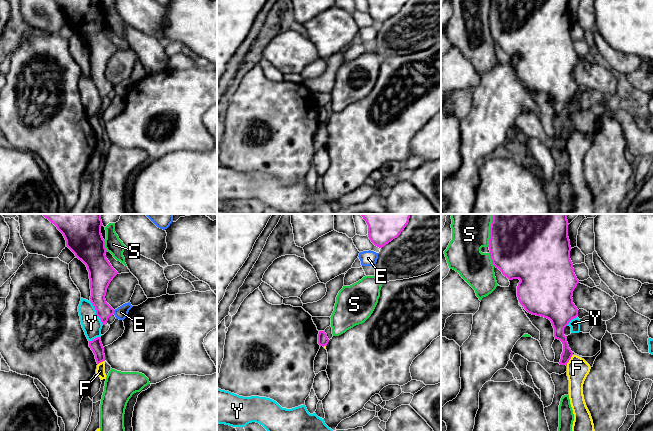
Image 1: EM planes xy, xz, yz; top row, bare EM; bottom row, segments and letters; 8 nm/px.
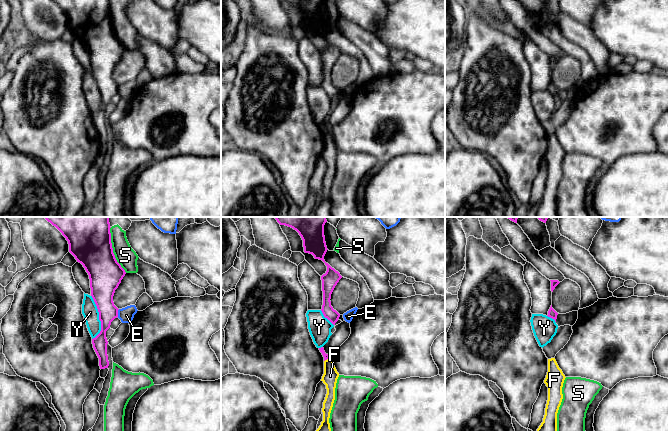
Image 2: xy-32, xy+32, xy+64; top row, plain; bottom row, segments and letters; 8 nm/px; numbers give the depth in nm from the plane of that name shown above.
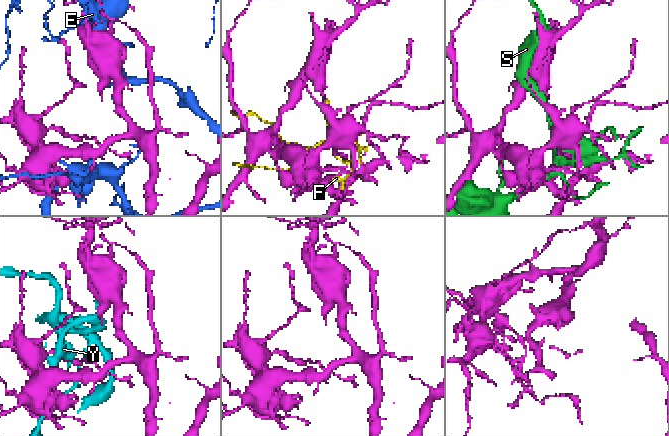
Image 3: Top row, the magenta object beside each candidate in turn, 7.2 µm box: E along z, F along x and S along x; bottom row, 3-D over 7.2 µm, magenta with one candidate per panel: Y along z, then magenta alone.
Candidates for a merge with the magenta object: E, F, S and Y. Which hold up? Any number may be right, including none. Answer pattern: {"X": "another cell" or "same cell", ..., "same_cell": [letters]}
{"E": "another cell", "F": "another cell", "S": "another cell", "Y": "another cell", "same_cell": []}

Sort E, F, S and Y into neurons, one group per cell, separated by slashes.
E / F / S / Y

